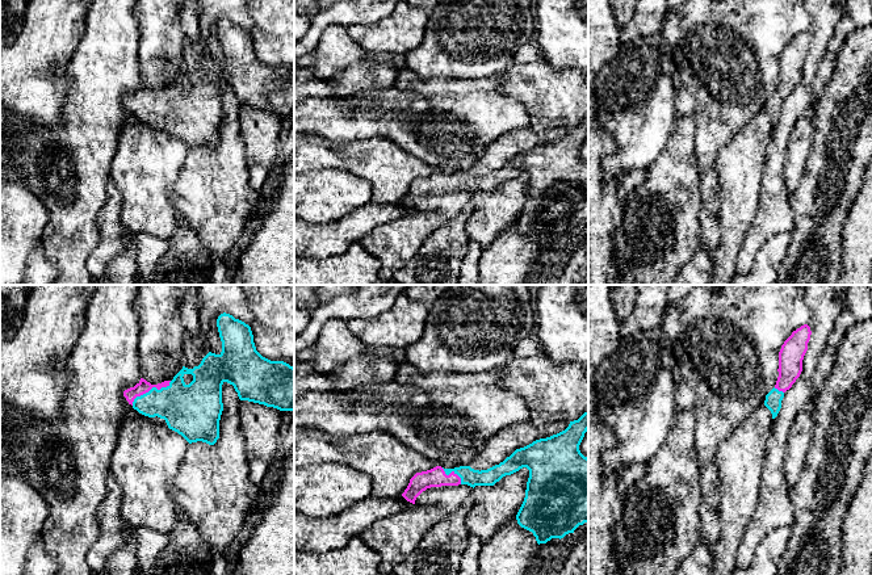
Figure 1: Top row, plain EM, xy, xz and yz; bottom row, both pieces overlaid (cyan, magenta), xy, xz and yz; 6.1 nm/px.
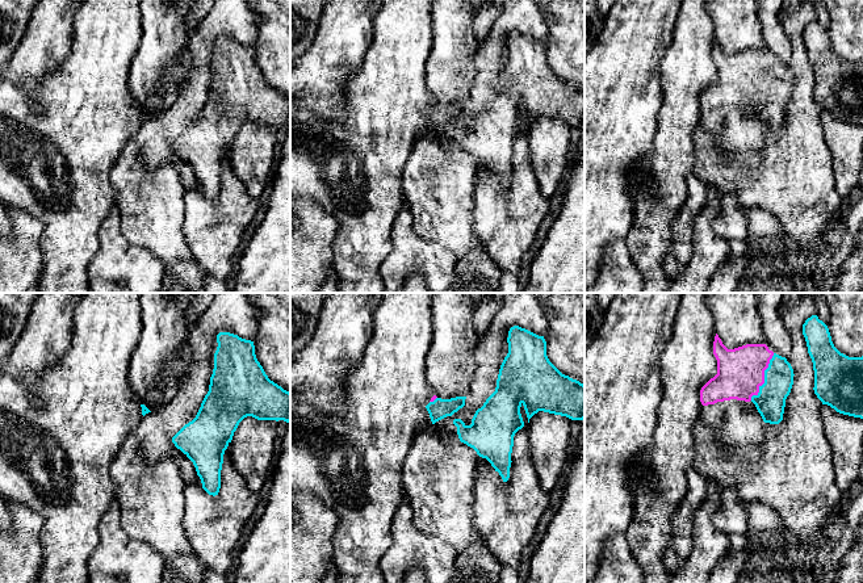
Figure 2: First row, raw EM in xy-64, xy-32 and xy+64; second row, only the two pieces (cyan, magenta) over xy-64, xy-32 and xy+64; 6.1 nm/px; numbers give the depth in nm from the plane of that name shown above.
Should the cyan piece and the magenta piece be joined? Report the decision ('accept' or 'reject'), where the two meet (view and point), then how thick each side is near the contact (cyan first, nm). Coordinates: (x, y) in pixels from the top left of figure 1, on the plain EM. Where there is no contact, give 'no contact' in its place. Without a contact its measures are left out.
accept | xy (151, 95) | 300/80 nm

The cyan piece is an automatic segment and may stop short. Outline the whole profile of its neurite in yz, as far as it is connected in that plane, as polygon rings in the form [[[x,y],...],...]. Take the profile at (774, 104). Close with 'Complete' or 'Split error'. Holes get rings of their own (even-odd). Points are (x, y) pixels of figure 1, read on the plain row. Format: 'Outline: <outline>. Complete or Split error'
Outline: [[[801,32],[784,47],[779,58],[779,83],[775,93],[766,101],[764,112],[775,125],[781,114],[784,98],[792,93],[802,77],[802,66],[810,46],[810,33]]]. Split error

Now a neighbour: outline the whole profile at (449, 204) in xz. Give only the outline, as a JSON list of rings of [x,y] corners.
[[[468,190],[431,193],[416,203],[415,210],[439,211],[452,219],[471,201],[471,198],[473,193]]]

